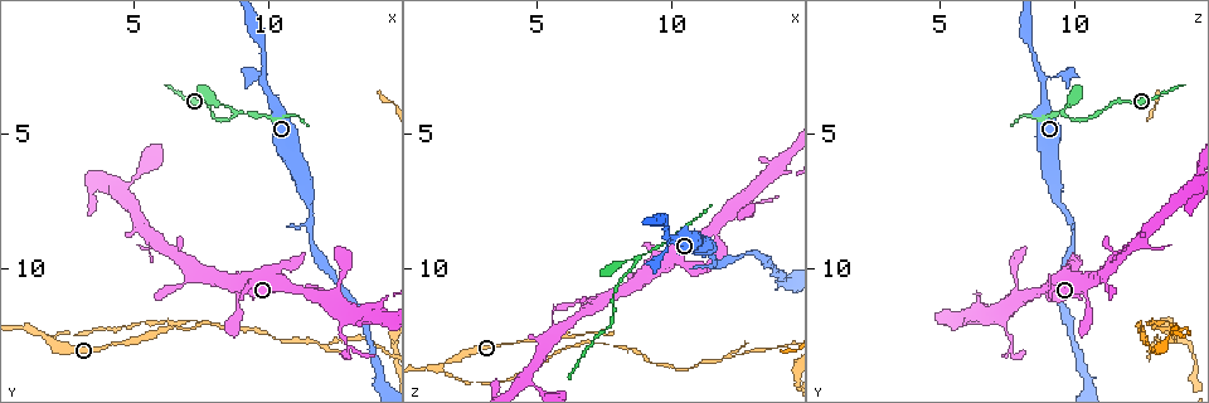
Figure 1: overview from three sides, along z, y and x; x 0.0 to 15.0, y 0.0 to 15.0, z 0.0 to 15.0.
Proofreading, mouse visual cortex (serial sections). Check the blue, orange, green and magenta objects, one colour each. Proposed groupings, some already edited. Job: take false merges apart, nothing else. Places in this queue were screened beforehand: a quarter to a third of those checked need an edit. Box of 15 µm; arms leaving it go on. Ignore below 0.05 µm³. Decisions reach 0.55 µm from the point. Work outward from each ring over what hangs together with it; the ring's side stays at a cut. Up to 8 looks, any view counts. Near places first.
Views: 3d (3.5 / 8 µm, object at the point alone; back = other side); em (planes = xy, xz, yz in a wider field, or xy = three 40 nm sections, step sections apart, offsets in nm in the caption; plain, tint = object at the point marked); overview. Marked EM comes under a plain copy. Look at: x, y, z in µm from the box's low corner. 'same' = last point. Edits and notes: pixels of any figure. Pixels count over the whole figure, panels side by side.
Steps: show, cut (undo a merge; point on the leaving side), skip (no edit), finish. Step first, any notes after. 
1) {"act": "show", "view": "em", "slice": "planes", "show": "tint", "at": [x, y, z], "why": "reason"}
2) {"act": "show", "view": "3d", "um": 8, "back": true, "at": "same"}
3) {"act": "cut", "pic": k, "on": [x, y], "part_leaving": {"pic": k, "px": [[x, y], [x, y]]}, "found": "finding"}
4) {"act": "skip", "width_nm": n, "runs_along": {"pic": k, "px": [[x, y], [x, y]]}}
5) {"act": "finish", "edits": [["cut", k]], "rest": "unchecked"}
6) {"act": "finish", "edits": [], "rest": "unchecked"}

{"act": "show", "view": "3d", "um": 3.5, "at": [11.6, 8.5, 10.0], "why": "narrows sharply"}

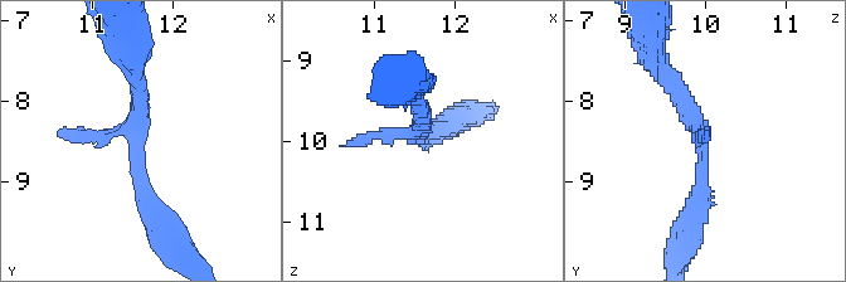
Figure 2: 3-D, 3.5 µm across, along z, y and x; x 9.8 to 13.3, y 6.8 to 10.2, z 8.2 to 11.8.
{"act": "show", "view": "em", "slice": "xy", "step": 5, "show": "tint", "at": [11.55, 8.55, 9.95]}

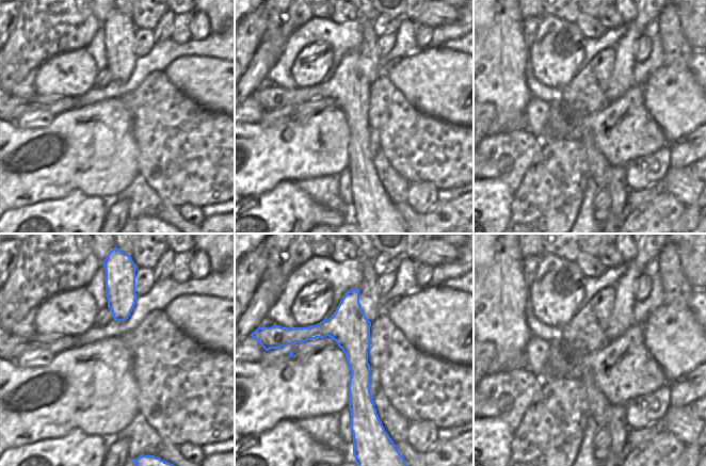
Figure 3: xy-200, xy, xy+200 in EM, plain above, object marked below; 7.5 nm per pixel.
{"act": "skip", "width_nm": 300, "runs_along": {"pic": 3, "px": [[354, 291], [353, 338], [363, 423]]}, "found": "continuous, no second cell"}

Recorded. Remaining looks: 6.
{"act": "show", "view": "3d", "um": 3.5, "at": [8.8, 4.3, 9.7], "why": "calibre changes"}

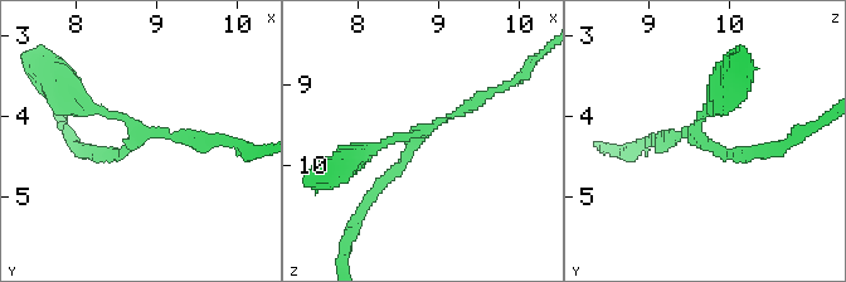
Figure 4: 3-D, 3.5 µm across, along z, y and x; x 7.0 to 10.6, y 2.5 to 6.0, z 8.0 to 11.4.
{"act": "skip", "runs_along": {"pic": 4, "px": [[369, 199], [419, 137], [392, 137], [358, 156]]}, "found": "one cell here"}

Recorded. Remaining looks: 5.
{"act": "show", "view": "3d", "um": 8, "at": [14.3, 11.0, 6.4], "why": "calibre changes"}

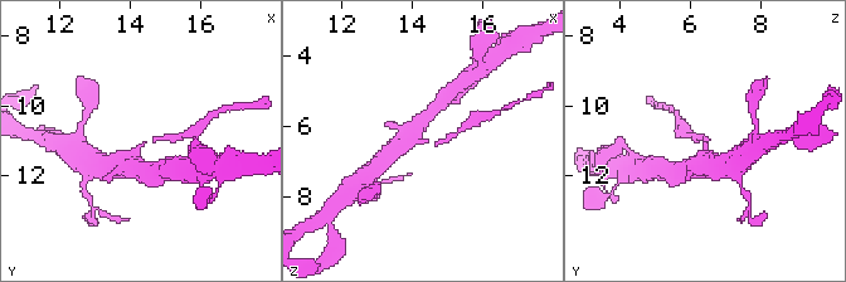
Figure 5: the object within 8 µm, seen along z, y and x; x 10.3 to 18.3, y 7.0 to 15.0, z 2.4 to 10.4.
{"act": "show", "view": "3d", "um": 3.5, "at": [14.4, 11.1, 6.4]}

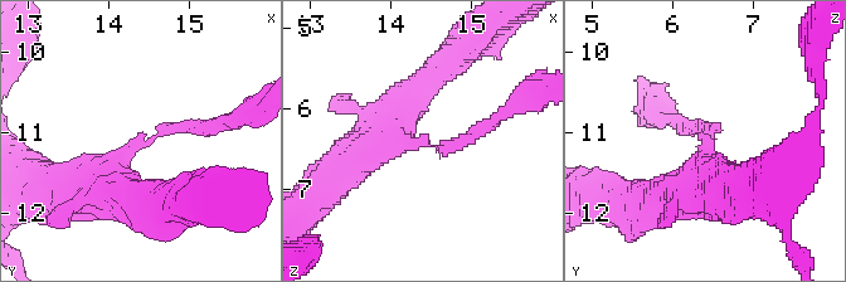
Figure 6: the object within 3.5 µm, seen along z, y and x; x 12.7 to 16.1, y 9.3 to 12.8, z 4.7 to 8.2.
{"act": "show", "view": "em", "slice": "xy", "step": 1, "show": "tint", "at": [14.35, 11.15, 6.45], "why": "need the tissue"}

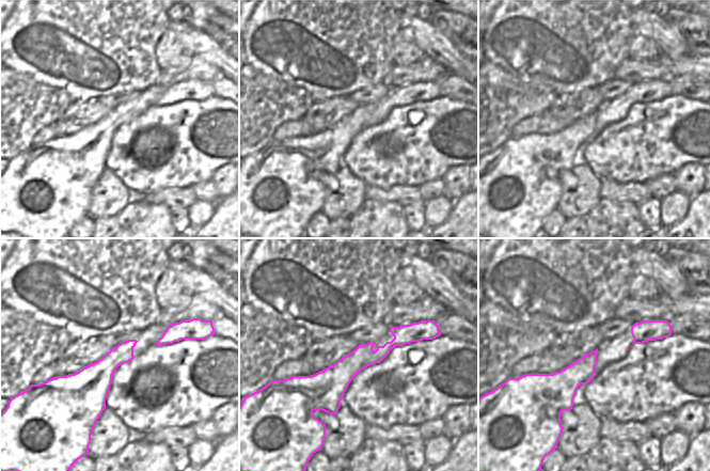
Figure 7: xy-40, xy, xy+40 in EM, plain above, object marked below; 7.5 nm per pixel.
{"act": "cut", "pic": 6, "on": [191, 126], "width_nm": 220, "part_leaving": {"pic": 6, "px": [[154, 137], [174, 126], [185, 130]]}, "found": "two cells meet here"}

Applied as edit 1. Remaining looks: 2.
{"act": "finish", "edits": [["cut", 6]], "rest": "unchecked"}

